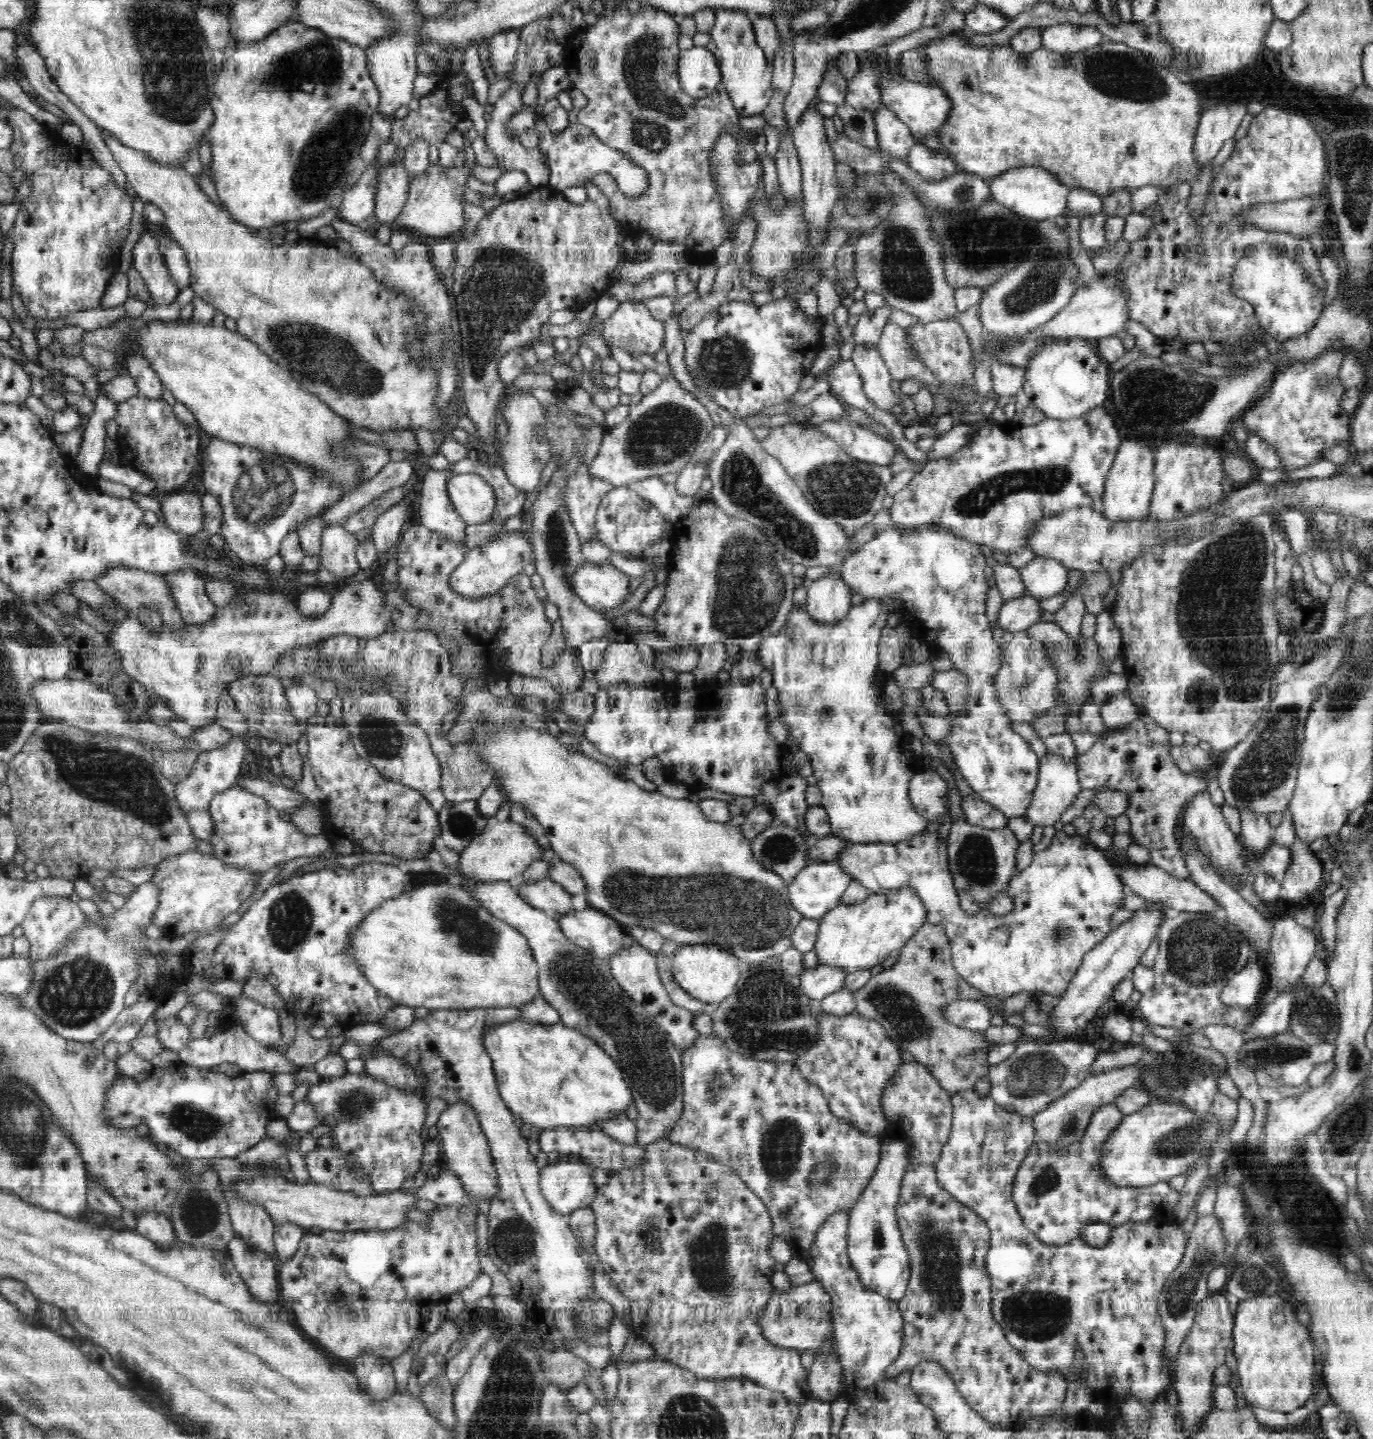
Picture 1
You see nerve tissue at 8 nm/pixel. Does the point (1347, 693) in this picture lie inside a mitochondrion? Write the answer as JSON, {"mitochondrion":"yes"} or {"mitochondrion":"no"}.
{"mitochondrion":"yes"}

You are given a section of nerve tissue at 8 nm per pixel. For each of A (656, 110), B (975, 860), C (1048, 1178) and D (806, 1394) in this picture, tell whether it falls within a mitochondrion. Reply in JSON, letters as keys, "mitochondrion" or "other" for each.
{"A":"mitochondrion","B":"mitochondrion","C":"mitochondrion","D":"other"}

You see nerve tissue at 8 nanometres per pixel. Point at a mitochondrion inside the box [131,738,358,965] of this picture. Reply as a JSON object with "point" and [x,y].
{"point":[290,921]}

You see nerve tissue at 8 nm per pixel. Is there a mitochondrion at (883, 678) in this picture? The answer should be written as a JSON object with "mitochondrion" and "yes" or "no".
{"mitochondrion":"no"}

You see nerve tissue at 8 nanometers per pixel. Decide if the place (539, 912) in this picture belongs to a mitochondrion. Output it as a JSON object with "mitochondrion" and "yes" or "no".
{"mitochondrion":"no"}

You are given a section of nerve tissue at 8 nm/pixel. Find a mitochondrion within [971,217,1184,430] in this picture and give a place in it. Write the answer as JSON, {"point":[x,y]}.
{"point":[1038,283]}

